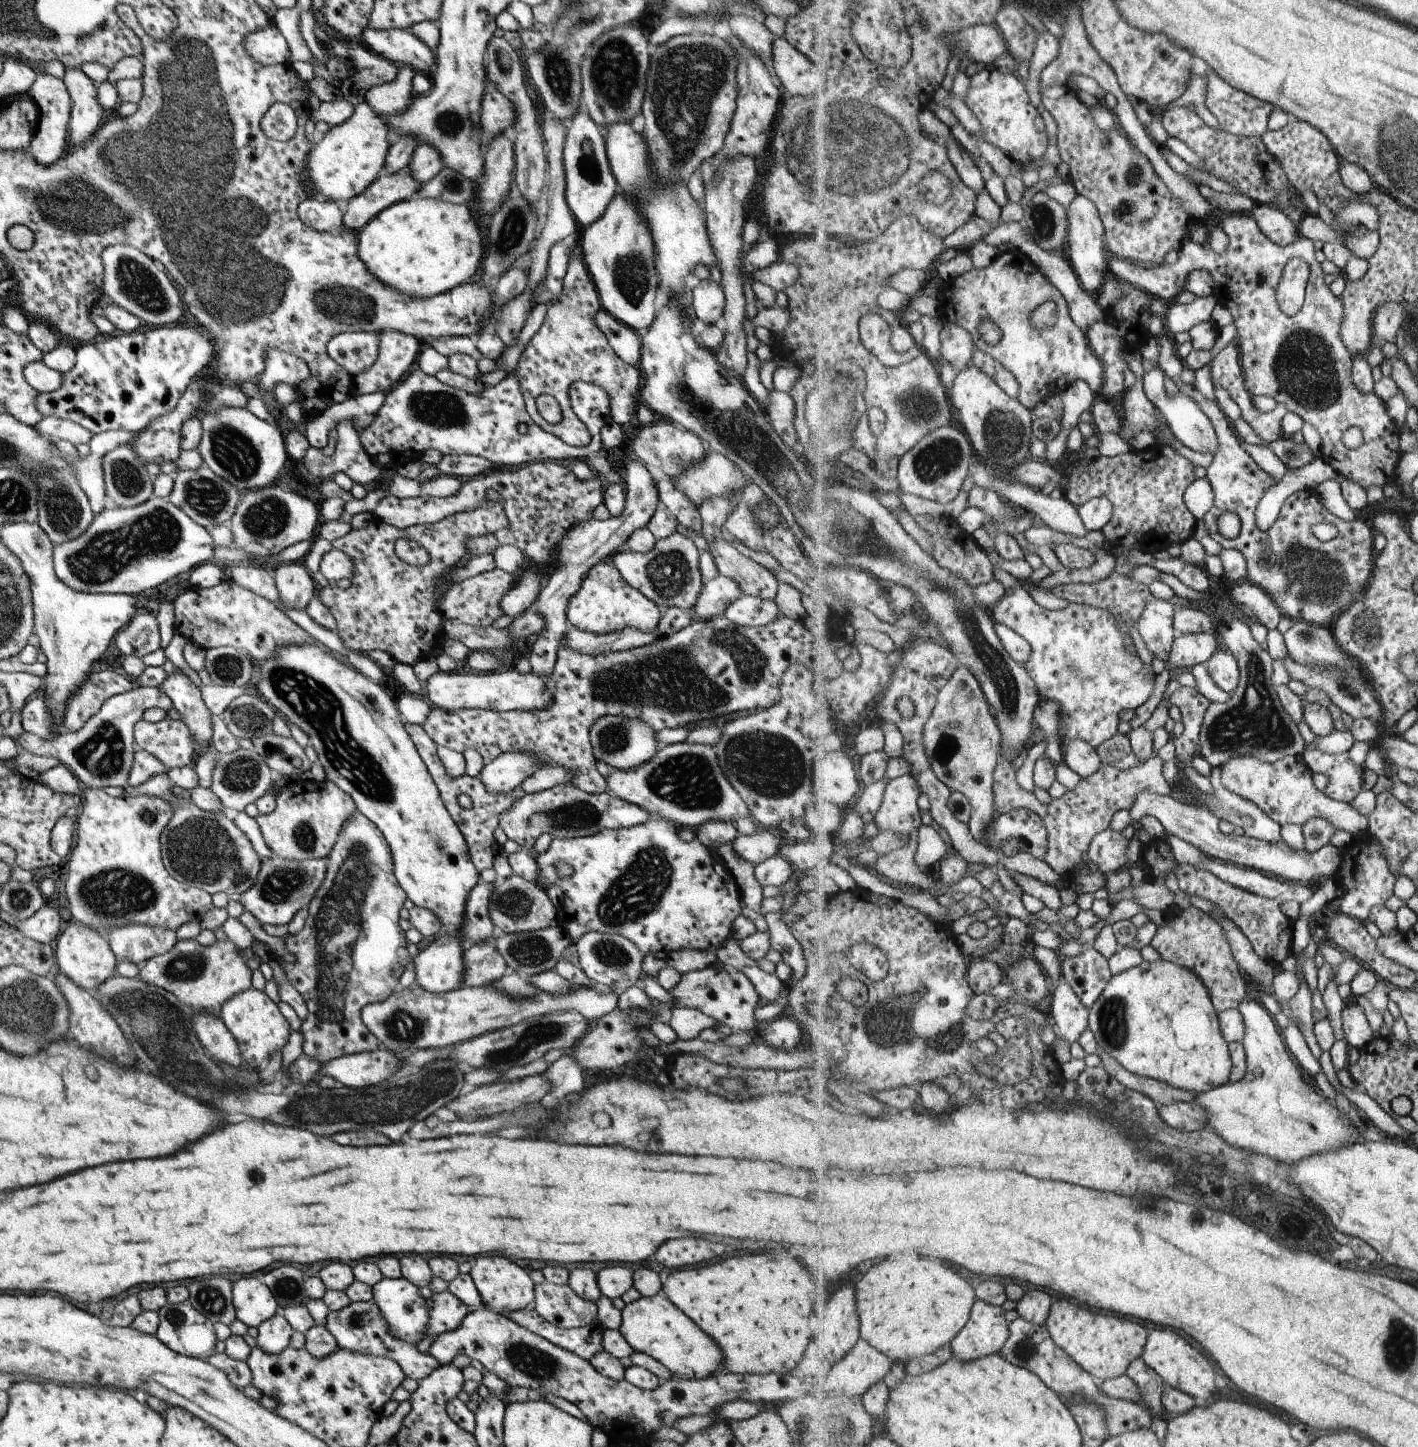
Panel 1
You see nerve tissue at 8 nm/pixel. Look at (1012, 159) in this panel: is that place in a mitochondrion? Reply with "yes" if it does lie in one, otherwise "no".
no

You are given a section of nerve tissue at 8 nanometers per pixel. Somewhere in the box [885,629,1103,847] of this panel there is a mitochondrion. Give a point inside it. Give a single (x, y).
(947, 747)

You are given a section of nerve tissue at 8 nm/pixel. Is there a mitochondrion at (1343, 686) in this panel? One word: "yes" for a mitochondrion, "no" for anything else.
yes

